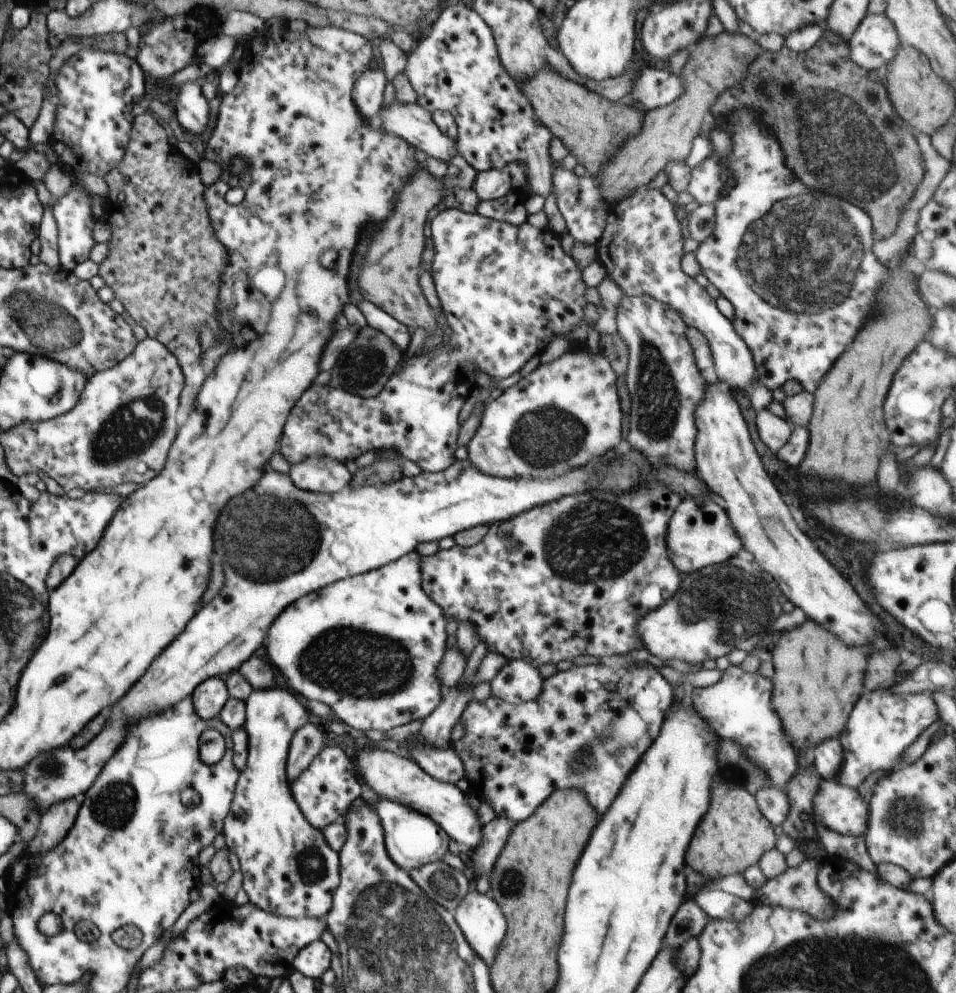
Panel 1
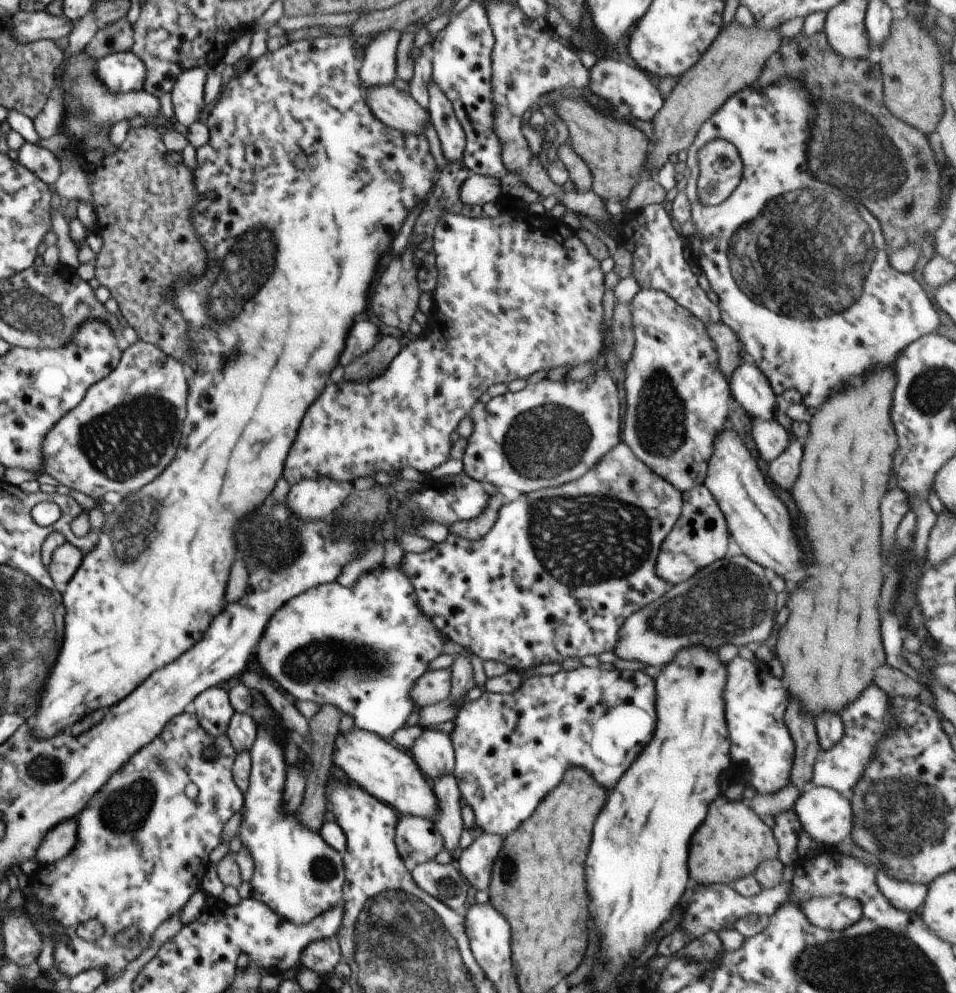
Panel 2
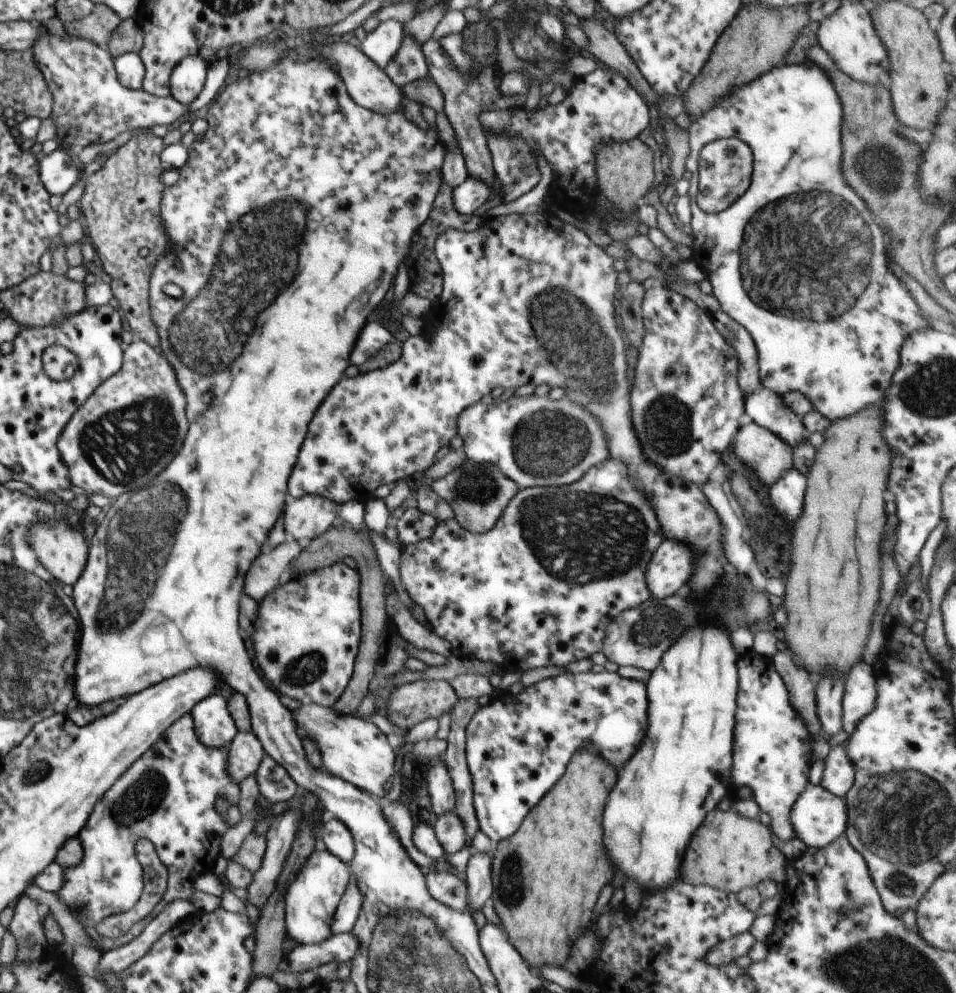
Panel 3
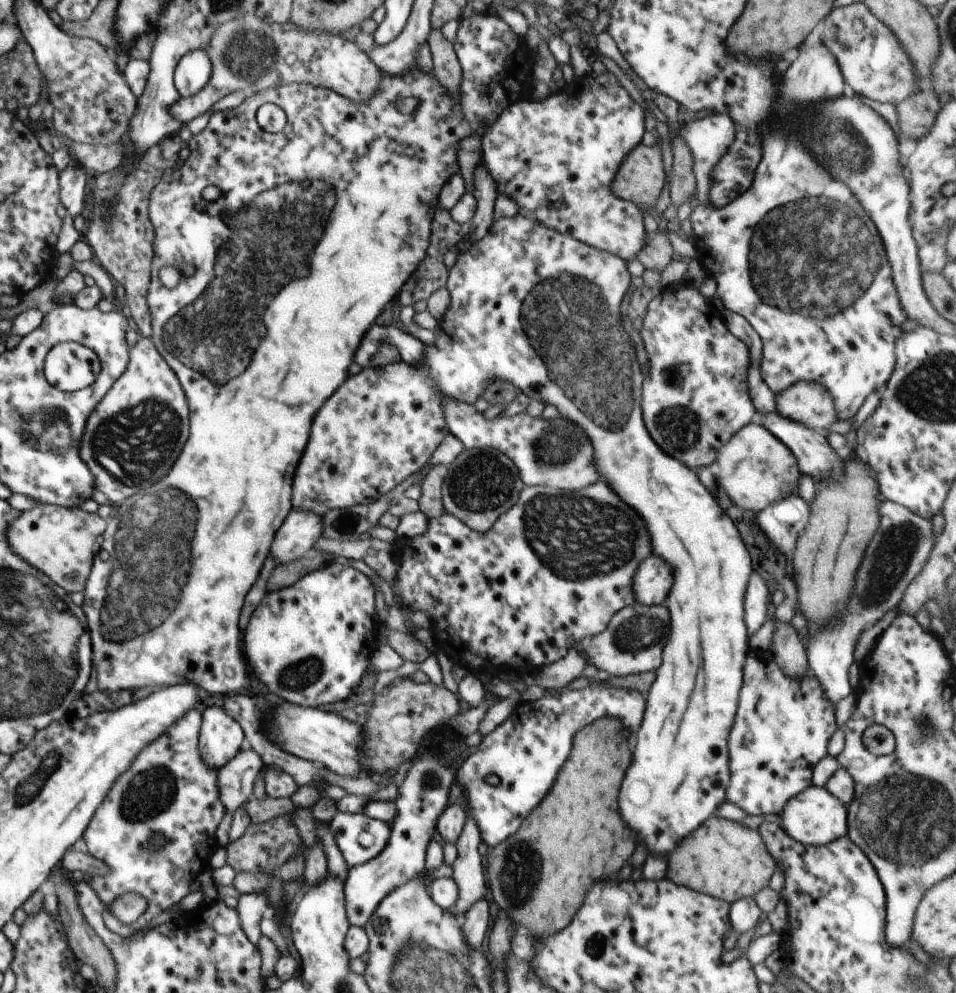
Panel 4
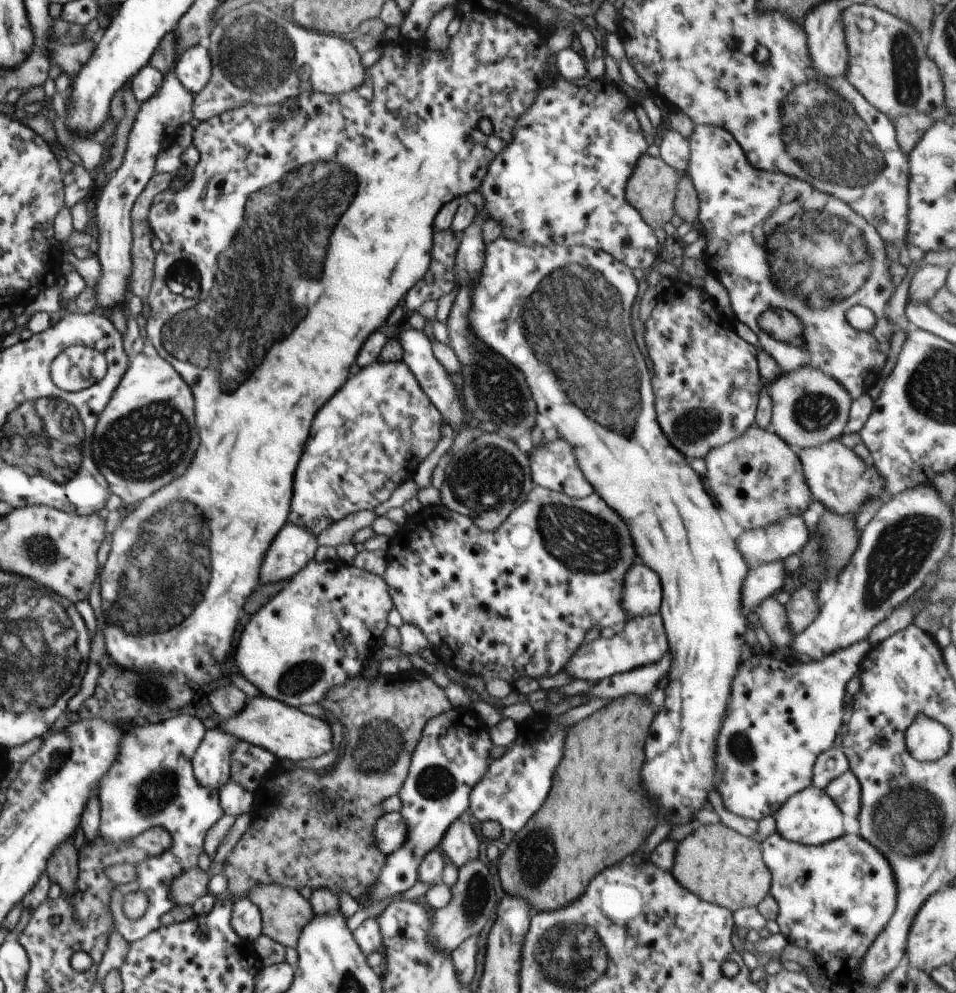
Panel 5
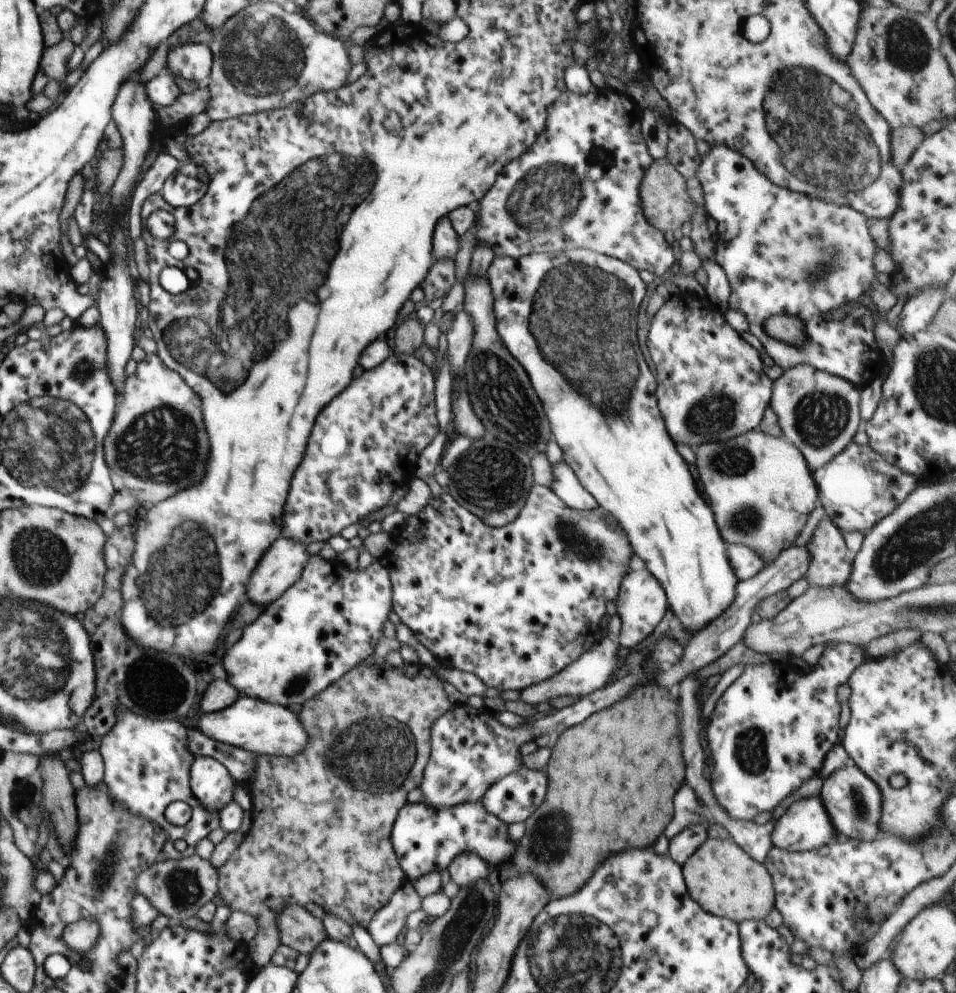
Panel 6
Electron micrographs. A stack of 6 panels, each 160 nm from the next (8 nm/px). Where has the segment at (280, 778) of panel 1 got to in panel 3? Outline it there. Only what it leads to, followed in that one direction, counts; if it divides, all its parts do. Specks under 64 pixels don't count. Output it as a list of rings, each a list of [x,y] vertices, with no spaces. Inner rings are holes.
[[[265,755],[261,760],[260,766],[254,775],[261,795],[266,796],[270,804],[290,801],[292,797],[301,792],[296,781],[288,774],[288,771],[269,755]],[[315,849],[287,888],[285,896],[285,927],[294,943],[317,945],[334,935],[331,929],[333,918],[351,877],[348,864],[328,850]]]

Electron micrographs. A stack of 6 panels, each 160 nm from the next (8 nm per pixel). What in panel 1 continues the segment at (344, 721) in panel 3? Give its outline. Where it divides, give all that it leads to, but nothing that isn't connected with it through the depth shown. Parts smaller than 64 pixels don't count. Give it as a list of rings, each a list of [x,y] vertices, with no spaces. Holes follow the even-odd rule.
[[[359,744],[356,751],[358,752],[355,768],[359,776],[379,797],[430,817],[450,839],[464,844],[465,849],[474,850],[480,846],[482,827],[479,824],[477,811],[474,812],[466,800],[471,793],[463,784],[451,785],[440,782],[426,774],[414,759],[404,758],[390,750],[380,750],[378,746]]]

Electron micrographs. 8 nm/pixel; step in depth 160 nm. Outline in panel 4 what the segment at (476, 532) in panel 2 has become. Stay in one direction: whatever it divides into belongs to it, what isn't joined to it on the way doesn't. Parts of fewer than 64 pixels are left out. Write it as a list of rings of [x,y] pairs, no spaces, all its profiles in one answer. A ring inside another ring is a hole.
[[[476,447],[473,450],[465,448],[452,463],[447,465],[447,469],[448,474],[444,477],[441,488],[445,512],[453,514],[479,533],[488,532],[500,515],[518,502],[524,487],[518,467],[508,456],[494,447]]]

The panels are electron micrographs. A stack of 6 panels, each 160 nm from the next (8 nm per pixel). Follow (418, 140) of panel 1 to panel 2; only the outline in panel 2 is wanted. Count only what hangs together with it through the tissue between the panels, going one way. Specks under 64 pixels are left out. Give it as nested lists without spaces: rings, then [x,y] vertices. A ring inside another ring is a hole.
[[[392,83],[364,88],[363,97],[379,122],[406,134],[425,134],[430,116],[410,93],[399,90]]]

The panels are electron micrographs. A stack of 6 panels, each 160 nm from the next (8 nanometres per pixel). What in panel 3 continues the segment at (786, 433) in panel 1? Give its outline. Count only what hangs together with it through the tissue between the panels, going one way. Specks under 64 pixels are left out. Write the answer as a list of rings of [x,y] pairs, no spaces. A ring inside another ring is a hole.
[[[754,421],[738,429],[733,453],[769,488],[793,468],[793,448]]]

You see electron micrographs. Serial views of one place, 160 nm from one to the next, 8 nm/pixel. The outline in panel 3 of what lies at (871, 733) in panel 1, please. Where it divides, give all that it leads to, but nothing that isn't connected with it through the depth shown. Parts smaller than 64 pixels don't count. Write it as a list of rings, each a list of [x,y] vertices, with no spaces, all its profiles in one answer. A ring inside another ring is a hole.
[[[858,662],[852,666],[848,678],[846,678],[846,692],[843,696],[843,729],[849,734],[854,732],[858,721],[873,711],[876,700],[875,678],[872,676],[872,668],[866,662]],[[845,742],[834,749],[830,749],[824,760],[825,769],[820,785],[828,792],[840,798],[846,798],[847,792],[852,788],[855,781],[855,768],[847,757]]]

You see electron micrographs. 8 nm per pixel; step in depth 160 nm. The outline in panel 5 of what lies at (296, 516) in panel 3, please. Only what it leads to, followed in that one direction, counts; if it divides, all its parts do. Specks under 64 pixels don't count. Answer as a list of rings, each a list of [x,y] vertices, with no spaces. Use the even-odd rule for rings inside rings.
[[[286,523],[267,550],[259,570],[259,584],[290,580],[314,559],[318,547],[317,537],[302,527]]]

